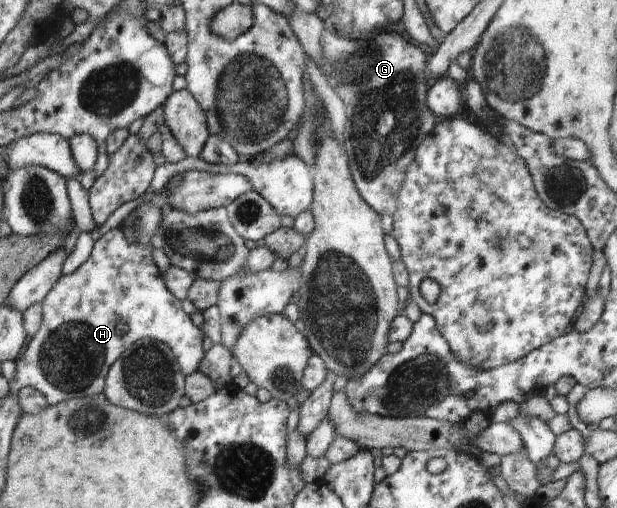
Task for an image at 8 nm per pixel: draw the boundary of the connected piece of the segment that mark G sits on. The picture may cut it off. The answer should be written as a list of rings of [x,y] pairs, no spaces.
[[[331,24],[327,26],[326,29],[322,30],[322,47],[324,47],[324,57],[325,62],[322,62],[321,69],[324,71],[324,77],[329,83],[329,86],[340,96],[340,99],[344,102],[345,110],[347,111],[347,122],[344,130],[346,143],[345,151],[350,151],[350,163],[354,163],[354,177],[353,179],[358,179],[358,191],[362,191],[362,195],[366,195],[366,203],[370,203],[370,207],[374,207],[374,211],[378,214],[388,213],[388,215],[393,215],[397,208],[397,199],[399,196],[399,189],[402,185],[404,179],[406,179],[406,173],[408,173],[408,166],[412,163],[414,159],[416,150],[418,146],[426,139],[426,136],[434,129],[436,125],[436,117],[434,117],[434,112],[430,111],[429,107],[426,107],[426,95],[424,95],[424,89],[426,93],[429,93],[428,87],[430,87],[435,79],[427,76],[425,72],[426,69],[426,55],[424,51],[406,41],[400,33],[397,31],[400,29],[395,29],[394,31],[382,31],[381,34],[376,34],[371,36],[370,39],[356,39],[355,37],[343,37],[334,29]]]

